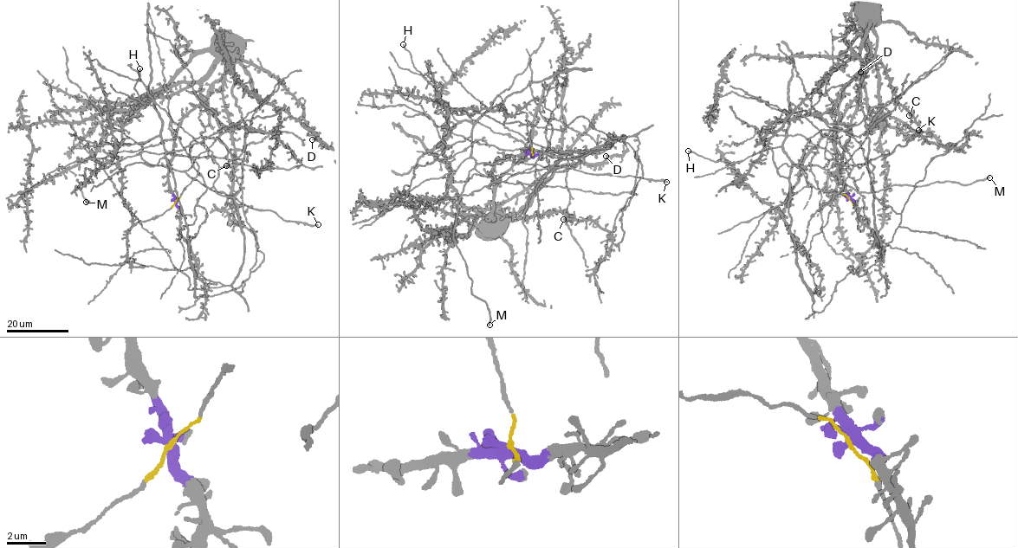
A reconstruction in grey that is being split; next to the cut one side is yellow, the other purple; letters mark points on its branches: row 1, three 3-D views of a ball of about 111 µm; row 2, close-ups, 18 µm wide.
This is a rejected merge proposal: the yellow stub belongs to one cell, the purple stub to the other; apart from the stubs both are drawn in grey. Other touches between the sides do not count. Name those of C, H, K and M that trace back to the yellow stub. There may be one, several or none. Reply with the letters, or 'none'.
C, H, K, M

